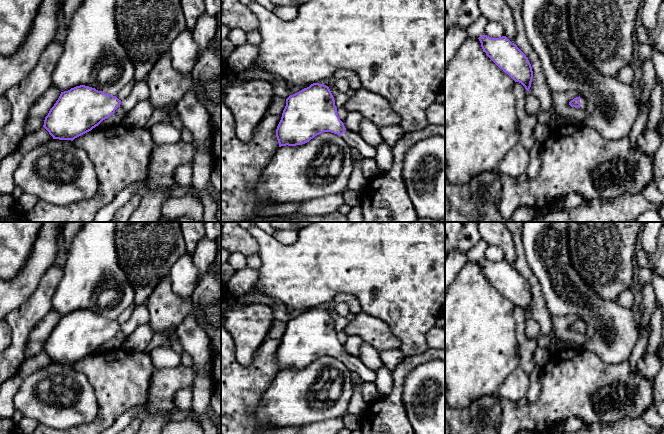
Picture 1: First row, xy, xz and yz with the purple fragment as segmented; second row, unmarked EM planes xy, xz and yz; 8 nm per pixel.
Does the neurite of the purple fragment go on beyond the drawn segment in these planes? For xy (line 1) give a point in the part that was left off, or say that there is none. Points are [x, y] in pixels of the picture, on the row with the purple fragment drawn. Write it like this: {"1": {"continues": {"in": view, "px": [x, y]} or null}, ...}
{"1": {"continues": null}}

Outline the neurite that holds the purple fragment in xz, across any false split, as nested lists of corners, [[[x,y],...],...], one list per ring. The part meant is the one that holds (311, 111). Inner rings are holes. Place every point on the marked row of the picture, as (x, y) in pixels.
[[[313,83],[286,99],[276,137],[281,146],[296,146],[315,136],[331,132],[341,136],[362,158],[375,158],[376,149],[358,133],[347,130],[337,114],[334,97],[328,86]]]

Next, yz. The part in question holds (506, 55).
[[[506,36],[478,38],[486,55],[515,82],[521,83],[527,91],[531,87],[533,71],[526,55]]]

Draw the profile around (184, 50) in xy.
[[[185,29],[181,32],[172,42],[169,51],[174,69],[183,75],[191,74],[199,56],[199,46],[192,31]]]

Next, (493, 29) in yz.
[[[488,21],[485,29],[485,35],[491,38],[499,38],[505,35],[505,30],[499,22]]]

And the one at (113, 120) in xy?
[[[113,114],[110,117],[103,120],[101,123],[103,124],[104,127],[115,126],[122,123],[122,119]]]

